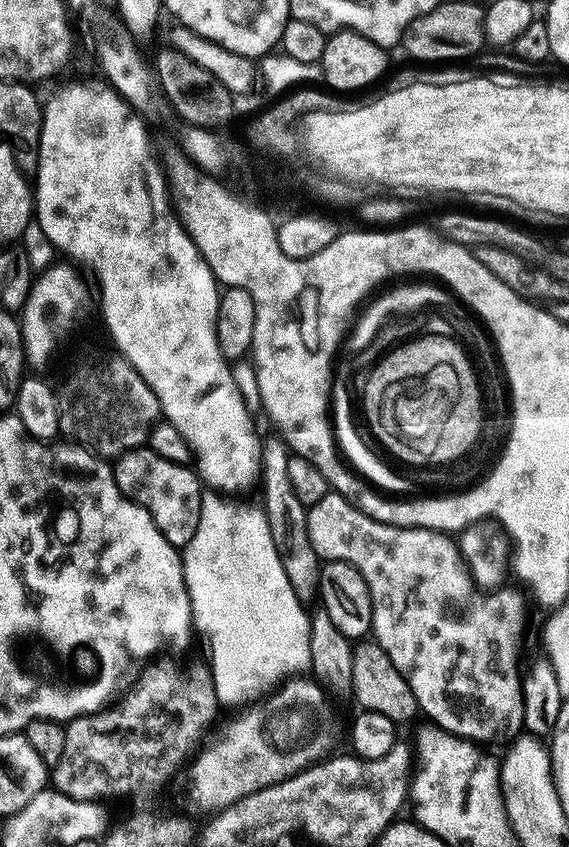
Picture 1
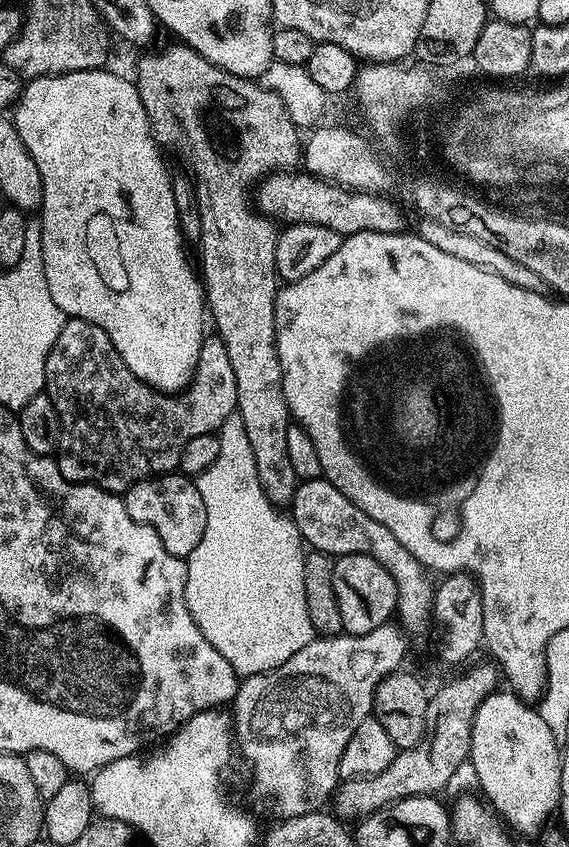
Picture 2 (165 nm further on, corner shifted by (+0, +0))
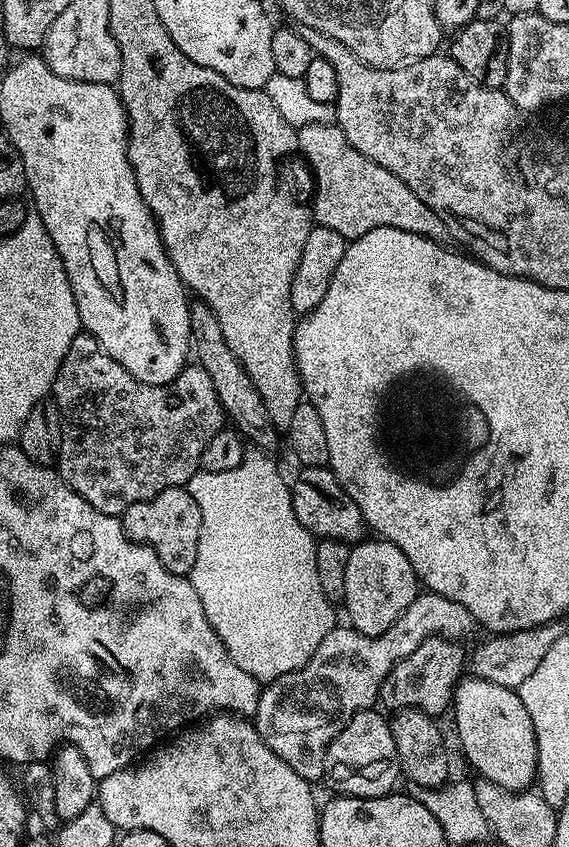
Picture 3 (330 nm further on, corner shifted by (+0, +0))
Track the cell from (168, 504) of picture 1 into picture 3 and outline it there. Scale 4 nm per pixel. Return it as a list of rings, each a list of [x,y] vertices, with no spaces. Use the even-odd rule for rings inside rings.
[[[167,488],[146,502],[134,502],[122,517],[124,532],[135,544],[146,544],[158,554],[162,566],[179,576],[188,576],[198,558],[198,542],[202,534],[202,510],[187,490]]]

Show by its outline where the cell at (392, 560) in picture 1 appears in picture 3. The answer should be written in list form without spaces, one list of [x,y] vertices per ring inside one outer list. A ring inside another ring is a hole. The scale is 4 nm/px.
[[[325,466],[322,468],[301,467],[300,473],[296,476],[296,481],[291,481],[292,505],[294,514],[298,522],[314,538],[320,540],[340,540],[349,546],[365,539],[366,525],[358,506],[354,506],[354,498],[342,490],[336,475],[332,473],[331,468]]]

